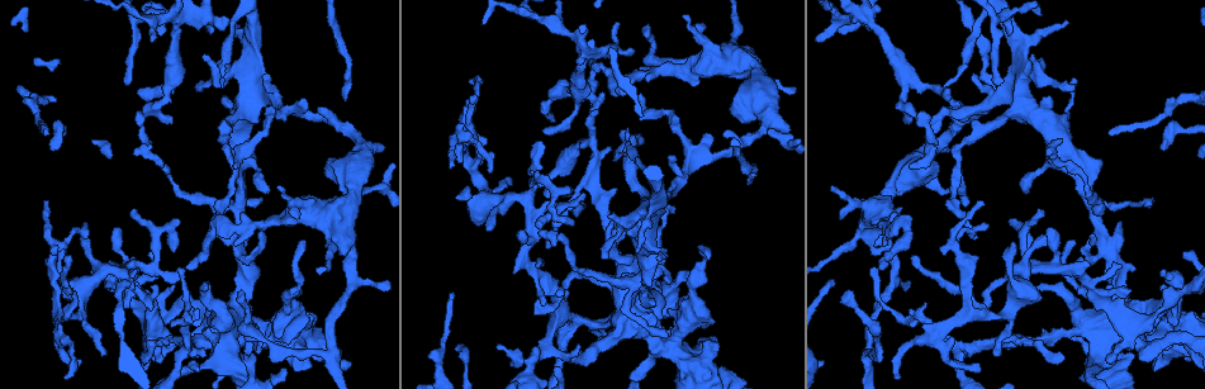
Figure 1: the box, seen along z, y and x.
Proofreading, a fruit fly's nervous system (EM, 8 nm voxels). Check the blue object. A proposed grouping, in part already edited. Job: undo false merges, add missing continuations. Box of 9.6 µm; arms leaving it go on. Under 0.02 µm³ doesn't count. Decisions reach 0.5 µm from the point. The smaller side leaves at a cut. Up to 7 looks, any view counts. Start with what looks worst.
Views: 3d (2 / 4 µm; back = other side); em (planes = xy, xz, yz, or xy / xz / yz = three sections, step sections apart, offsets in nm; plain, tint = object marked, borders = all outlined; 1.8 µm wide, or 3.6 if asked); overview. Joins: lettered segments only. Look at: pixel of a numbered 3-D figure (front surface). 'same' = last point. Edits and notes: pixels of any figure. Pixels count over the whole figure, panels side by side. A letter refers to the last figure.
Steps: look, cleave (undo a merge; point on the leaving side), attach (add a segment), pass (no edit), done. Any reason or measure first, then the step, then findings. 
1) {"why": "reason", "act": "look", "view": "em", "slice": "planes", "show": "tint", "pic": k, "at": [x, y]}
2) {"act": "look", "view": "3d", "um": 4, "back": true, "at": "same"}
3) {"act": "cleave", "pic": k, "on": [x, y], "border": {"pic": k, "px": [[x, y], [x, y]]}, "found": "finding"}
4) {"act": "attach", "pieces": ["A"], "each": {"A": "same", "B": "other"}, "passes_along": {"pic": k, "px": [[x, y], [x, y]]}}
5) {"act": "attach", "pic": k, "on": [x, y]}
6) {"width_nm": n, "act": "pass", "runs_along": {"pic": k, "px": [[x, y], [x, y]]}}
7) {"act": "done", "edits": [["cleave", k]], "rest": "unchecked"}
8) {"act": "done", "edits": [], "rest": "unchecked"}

{"why": "a narrow waist", "act": "look", "view": "em", "slice": "planes", "show": "borders", "pic": 1, "at": [672, 349]}

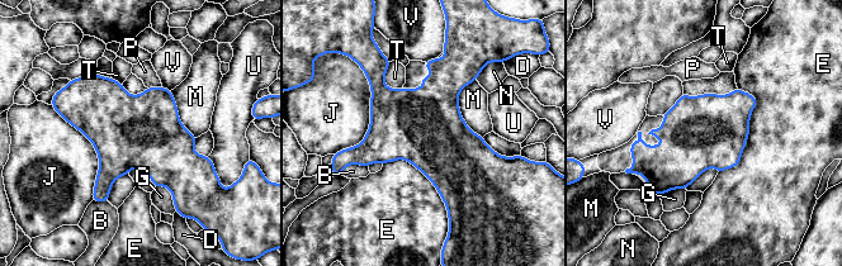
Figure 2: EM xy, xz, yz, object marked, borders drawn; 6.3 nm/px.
{"act": "pass", "each": {"B": "other", "D": "other", "E": "other", "G": "other", "J": "other", "M": "other", "N": "other", "P": "other", "T": "other", "U": "other", "V": "other"}, "found": "continuous, no second neuron"}

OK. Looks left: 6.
{"why": "an open end", "act": "look", "view": "em", "slice": "planes", "show": "borders", "pic": 1, "at": [1004, 80]}

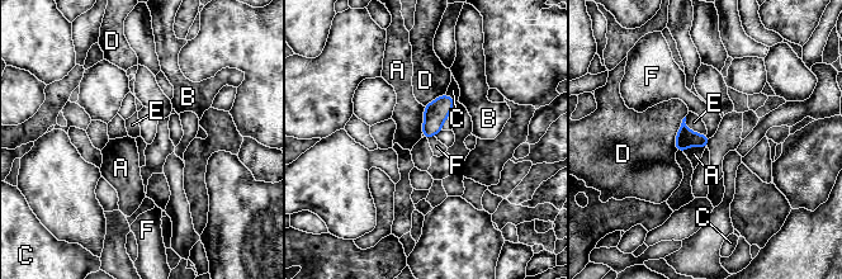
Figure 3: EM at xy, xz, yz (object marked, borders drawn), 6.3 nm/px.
{"act": "pass", "each": {"A": "other", "B": "other", "C": "other", "D": "other", "E": "other", "F": "other"}, "border": {"pic": 3, "px": [[434, 135], [427, 138]]}, "found": "none of them fits"}

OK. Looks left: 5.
{"why": "looks like a crossing", "act": "look", "view": "em", "um": 3.6, "slice": "planes", "show": "borders", "pic": 1, "at": [1097, 362]}

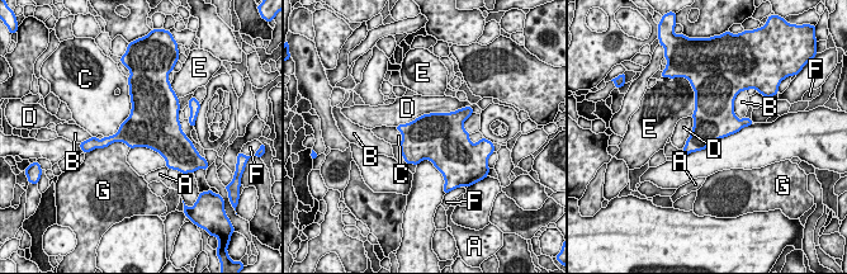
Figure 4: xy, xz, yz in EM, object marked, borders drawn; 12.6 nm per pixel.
{"width_nm": 480, "act": "pass", "each": {"A": "other", "B": "other", "C": "other", "D": "other", "E": "other", "F": "other", "G": "other"}, "border": {"pic": 4, "px": [[462, 108], [424, 113], [396, 127]]}, "found": "one neuron here"}

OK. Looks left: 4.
{"act": "done", "edits": [], "rest": "unchecked"}

